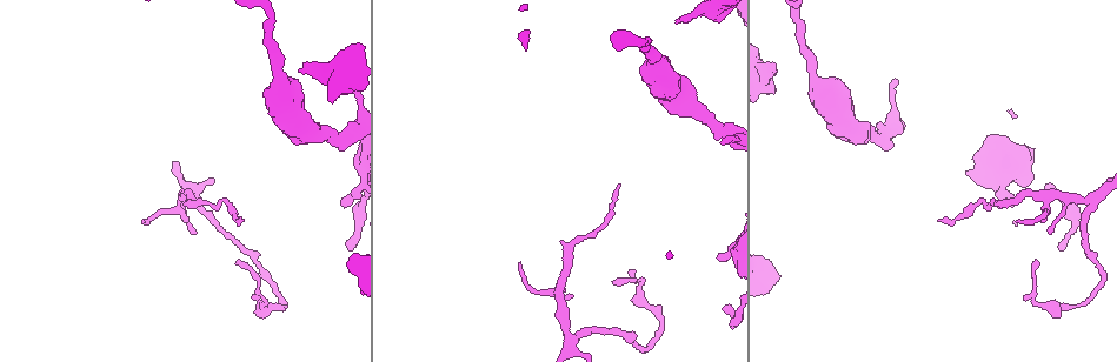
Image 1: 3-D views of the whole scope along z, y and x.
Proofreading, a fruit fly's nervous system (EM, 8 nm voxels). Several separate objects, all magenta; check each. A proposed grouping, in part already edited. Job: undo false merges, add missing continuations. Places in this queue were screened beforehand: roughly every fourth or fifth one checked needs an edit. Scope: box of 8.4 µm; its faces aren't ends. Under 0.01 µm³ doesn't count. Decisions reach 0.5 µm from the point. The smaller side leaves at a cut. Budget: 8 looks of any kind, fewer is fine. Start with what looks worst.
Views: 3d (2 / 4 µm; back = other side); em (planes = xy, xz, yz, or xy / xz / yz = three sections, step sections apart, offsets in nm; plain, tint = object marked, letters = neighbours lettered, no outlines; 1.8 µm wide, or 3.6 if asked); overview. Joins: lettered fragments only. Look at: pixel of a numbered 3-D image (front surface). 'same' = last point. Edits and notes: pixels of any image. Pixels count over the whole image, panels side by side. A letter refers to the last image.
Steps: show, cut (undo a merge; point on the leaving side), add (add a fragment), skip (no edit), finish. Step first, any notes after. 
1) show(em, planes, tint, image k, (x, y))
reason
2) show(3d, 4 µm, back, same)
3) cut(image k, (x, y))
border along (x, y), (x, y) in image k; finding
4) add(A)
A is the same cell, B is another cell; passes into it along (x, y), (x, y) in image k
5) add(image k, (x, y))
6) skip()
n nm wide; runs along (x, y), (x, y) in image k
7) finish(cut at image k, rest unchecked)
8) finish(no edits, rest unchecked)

show(em, xz, step 16, letters, image 1, (721, 260))

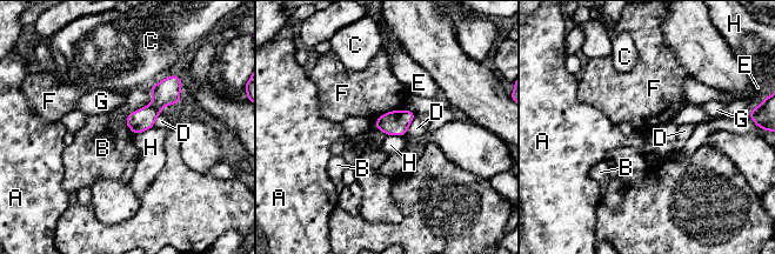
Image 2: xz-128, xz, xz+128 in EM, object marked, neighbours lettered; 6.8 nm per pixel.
show(em, planes, letters, same)

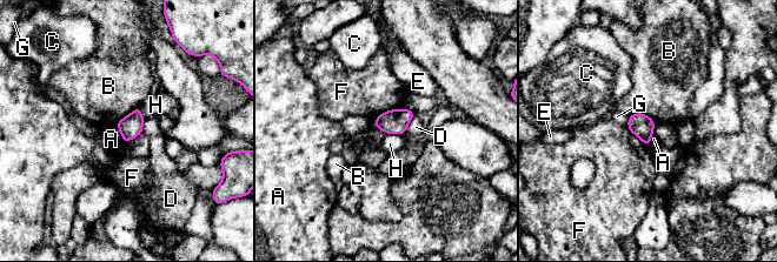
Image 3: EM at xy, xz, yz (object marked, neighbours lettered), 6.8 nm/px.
skip()
A, B, C, D, E, F, G and H are other cells; border along (115, 126), (123, 141) in image 3; none of them fits

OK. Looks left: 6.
show(3d, 4 µm, back, image 1, (720, 143))
branch stops here

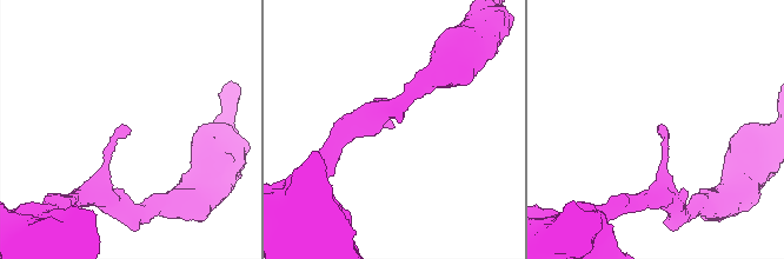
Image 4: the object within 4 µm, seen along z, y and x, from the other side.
show(em, planes, letters, image 4, (393, 127))
need the tissue

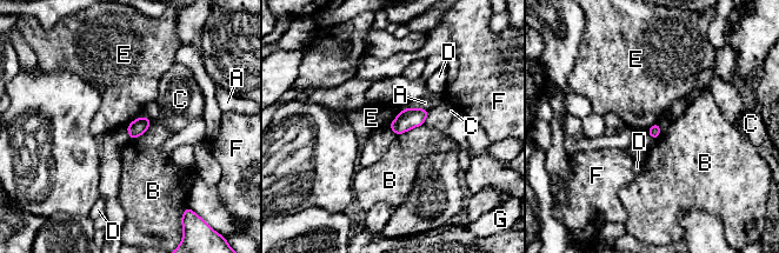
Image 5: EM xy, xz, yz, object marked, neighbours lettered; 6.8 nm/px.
skip()
A, B, C, D, E, F and G are other cells; border along (401, 111), (388, 125) in image 5; no lettered fragment goes on from it

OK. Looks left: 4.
show(3d, 4 µm, back, image 1, (143, 220))

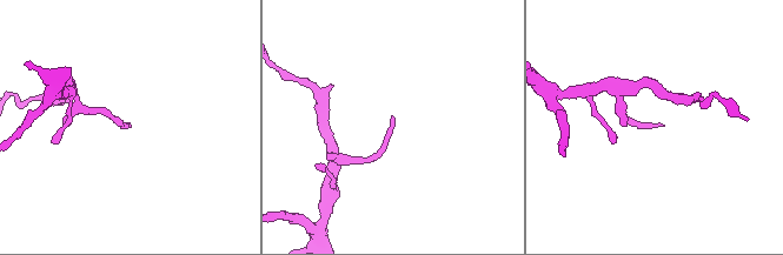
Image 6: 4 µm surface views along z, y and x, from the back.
show(em, planes, plain, image 6, (131, 127))

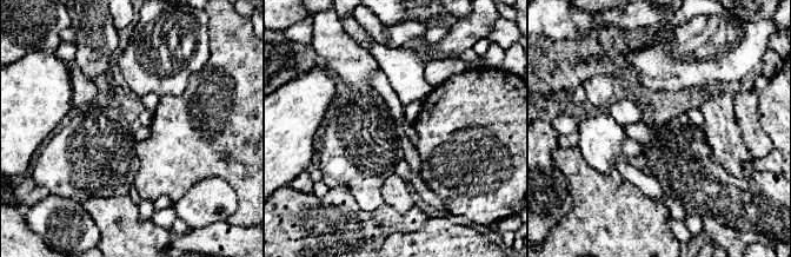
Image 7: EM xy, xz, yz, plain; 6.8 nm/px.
show(em, planes, letters, same)

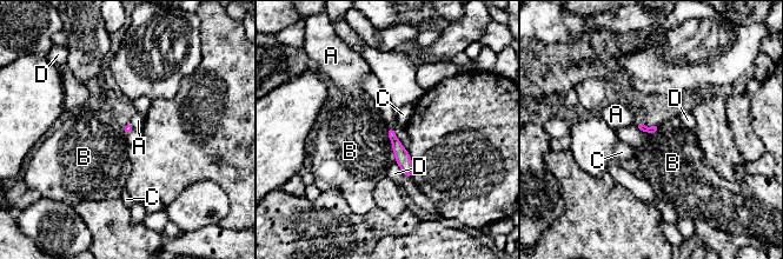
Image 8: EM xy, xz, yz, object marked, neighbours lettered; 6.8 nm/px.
skip()
A, B, C and D are other cells; border along (387, 127), (387, 137), (396, 161) in image 8; none of them fits

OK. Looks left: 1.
finish(no edits, rest unchecked)

